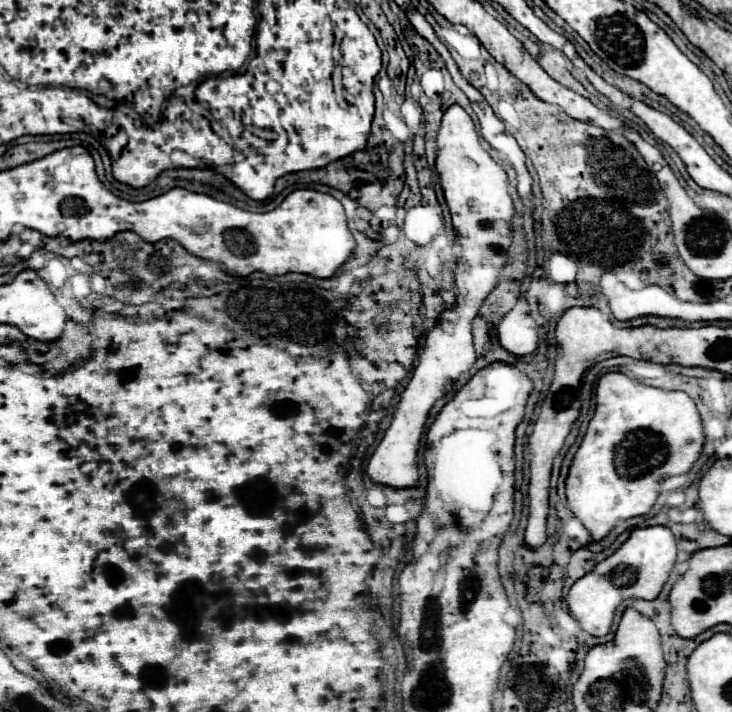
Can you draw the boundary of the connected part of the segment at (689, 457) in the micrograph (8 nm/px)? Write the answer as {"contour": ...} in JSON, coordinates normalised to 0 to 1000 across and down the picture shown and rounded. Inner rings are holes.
{"contour":[[[828,524],[814,544],[814,580],[803,597],[795,625],[779,653],[773,673],[773,698],[781,721],[798,735],[811,760],[822,760],[844,732],[883,723],[896,698],[902,695],[902,681],[907,673],[940,664],[943,656],[956,642],[962,625],[962,608],[951,566],[934,549],[910,549],[899,544],[885,544],[863,535],[852,524]],[[839,645],[847,647],[847,667],[842,662]]]}

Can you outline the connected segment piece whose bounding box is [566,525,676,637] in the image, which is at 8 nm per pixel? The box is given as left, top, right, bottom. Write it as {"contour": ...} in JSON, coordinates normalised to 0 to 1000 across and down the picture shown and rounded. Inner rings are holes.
{"contour":[[[883,740],[866,743],[858,760],[831,785],[814,794],[814,799],[795,813],[790,813],[773,838],[779,861],[790,869],[792,881],[811,892],[822,895],[833,886],[839,858],[852,841],[883,841],[891,844],[902,836],[904,824],[913,816],[913,808],[923,788],[923,757],[913,740]]]}

